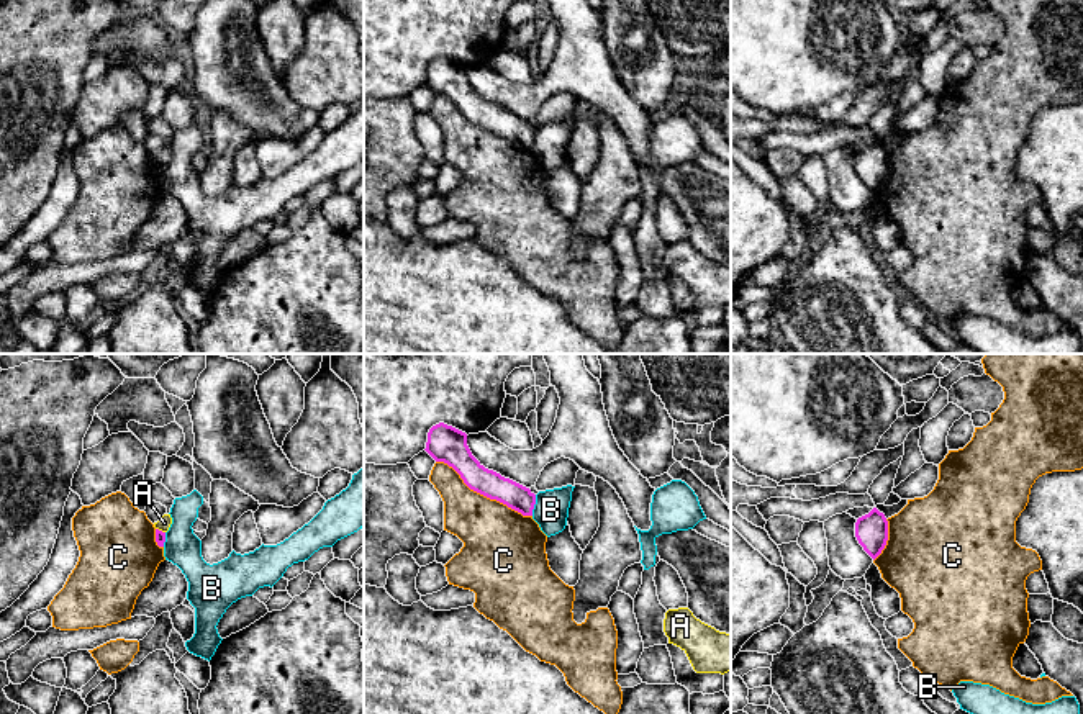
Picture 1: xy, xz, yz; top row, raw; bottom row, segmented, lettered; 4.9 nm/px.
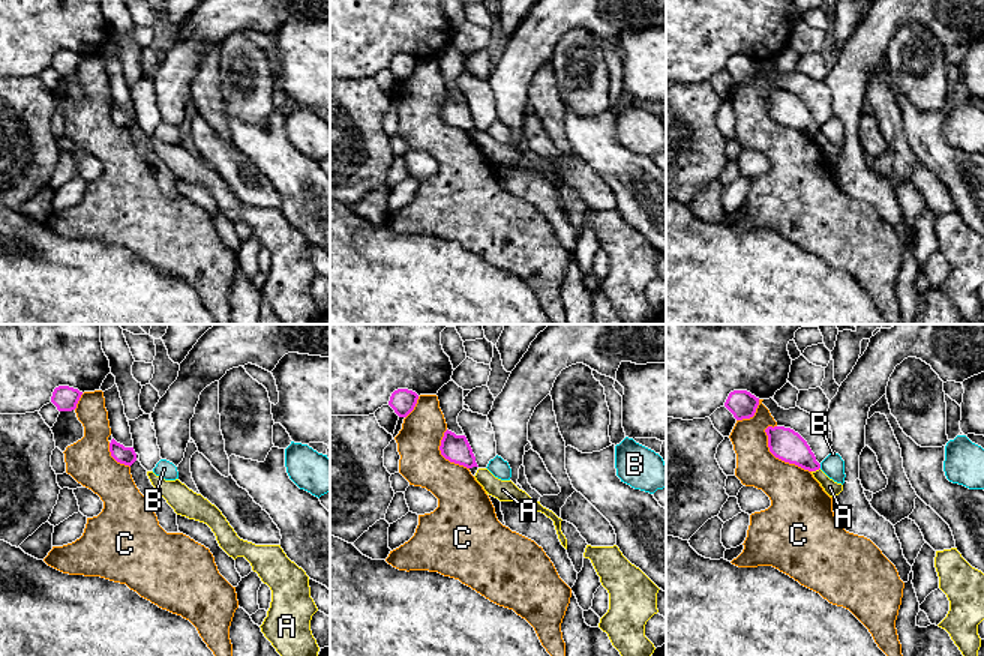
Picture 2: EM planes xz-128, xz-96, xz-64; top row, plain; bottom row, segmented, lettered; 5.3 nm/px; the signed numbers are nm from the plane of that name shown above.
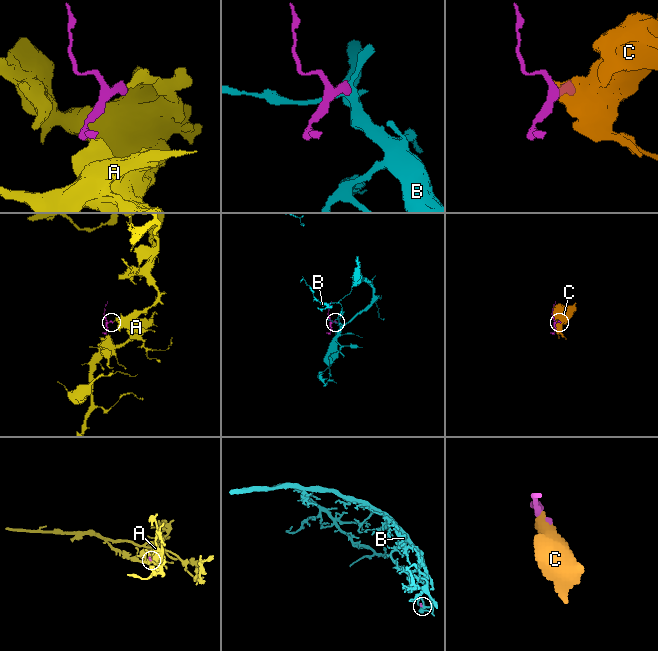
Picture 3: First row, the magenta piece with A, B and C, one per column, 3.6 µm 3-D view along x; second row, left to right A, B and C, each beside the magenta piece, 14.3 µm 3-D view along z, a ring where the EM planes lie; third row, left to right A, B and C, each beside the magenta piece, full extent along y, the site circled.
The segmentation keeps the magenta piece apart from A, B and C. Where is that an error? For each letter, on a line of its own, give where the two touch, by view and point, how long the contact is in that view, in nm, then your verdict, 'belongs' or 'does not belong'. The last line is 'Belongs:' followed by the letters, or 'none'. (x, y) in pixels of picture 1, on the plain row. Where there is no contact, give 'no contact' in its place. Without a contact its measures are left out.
A: contact xy (161, 164); length 50 nm; does not belong
B: contact xz (534, 136); length 110 nm; does not belong
C: contact xz (484, 128); length 550 nm; does not belong
Belongs: none

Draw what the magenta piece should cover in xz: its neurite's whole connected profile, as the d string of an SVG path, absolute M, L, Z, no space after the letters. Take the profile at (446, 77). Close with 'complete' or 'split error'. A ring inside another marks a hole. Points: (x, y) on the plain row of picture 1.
M439 56L429 62L424 84L436 95L452 100L470 123L496 133L523 149L532 149L536 128L529 121L485 102L472 88L465 66Z | complete

